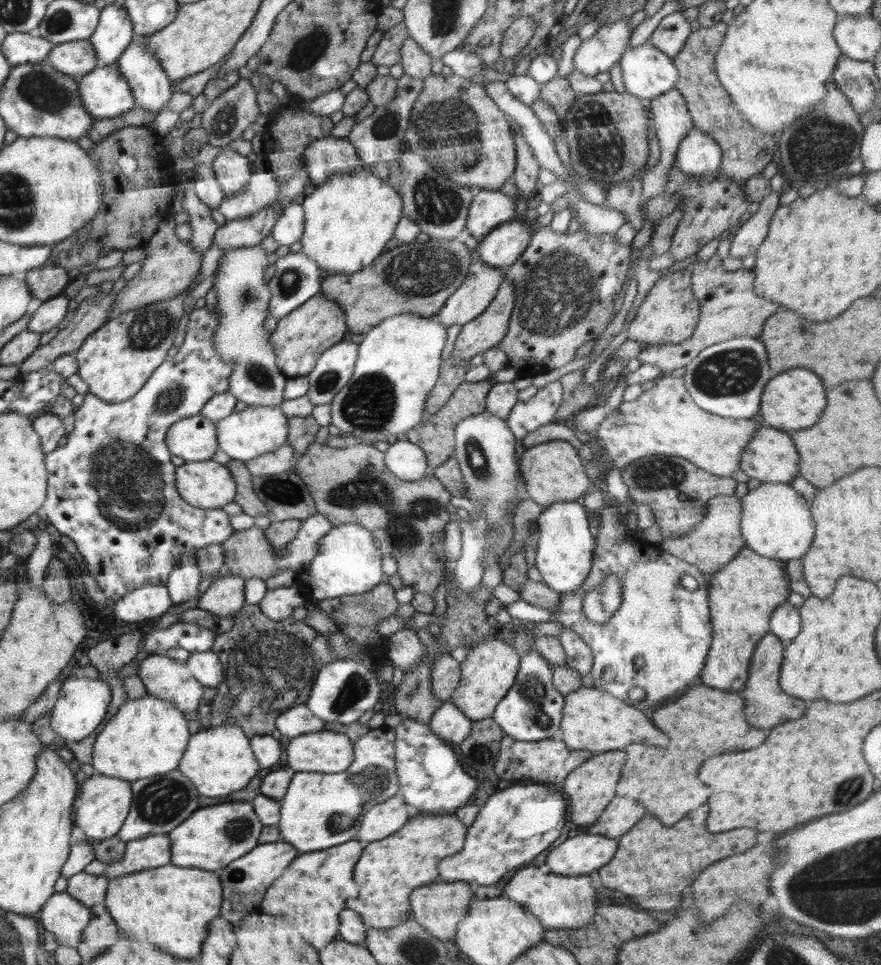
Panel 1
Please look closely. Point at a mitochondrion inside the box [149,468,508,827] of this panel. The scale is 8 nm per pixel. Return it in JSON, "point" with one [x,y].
{"point":[267,661]}

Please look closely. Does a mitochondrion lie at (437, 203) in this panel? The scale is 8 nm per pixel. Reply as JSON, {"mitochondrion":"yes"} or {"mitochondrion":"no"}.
{"mitochondrion":"yes"}

